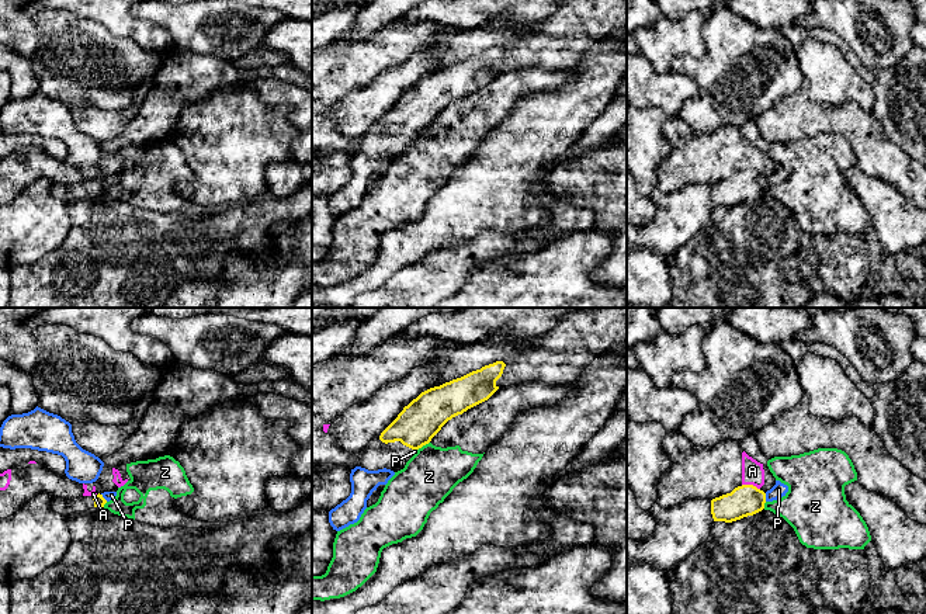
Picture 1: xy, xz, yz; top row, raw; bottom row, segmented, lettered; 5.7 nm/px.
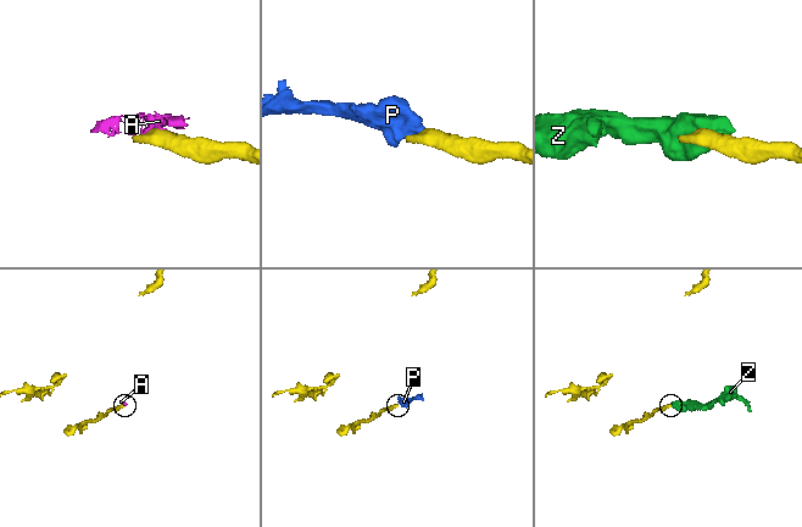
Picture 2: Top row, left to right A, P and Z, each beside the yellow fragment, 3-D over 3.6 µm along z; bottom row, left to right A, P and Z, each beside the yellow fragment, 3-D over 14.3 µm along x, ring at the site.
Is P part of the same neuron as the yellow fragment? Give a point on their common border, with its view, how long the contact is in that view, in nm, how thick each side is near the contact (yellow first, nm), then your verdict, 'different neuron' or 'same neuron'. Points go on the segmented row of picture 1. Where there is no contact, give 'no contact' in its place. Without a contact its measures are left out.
yz (765, 498) | 50 nm | 180/80 nm | same neuron

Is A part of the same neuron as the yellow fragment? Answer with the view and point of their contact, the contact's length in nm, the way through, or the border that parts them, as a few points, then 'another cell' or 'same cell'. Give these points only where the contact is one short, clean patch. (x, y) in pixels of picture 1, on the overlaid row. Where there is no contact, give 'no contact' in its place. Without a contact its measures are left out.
yz (751, 485) | 110 nm | along yz (742, 484), (751, 484), (759, 489) | another cell

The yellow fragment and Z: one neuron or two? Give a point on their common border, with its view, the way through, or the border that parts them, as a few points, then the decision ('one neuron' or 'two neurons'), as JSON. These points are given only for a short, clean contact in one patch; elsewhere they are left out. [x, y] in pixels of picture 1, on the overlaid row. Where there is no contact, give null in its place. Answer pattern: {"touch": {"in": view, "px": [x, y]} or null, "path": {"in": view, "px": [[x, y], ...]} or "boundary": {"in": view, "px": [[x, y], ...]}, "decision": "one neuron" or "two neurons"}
{"touch": {"in": "xz", "px": [423, 444]}, "boundary": {"in": "xz", "px": [[429, 441], [418, 450]]}, "decision": "two neurons"}

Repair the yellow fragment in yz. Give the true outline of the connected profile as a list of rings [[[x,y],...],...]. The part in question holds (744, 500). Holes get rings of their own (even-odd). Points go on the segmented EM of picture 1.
[[[776,481],[766,493],[753,485],[742,485],[731,493],[712,499],[711,514],[714,521],[732,523],[762,511],[766,502],[781,499],[787,492],[788,486],[780,481]]]

